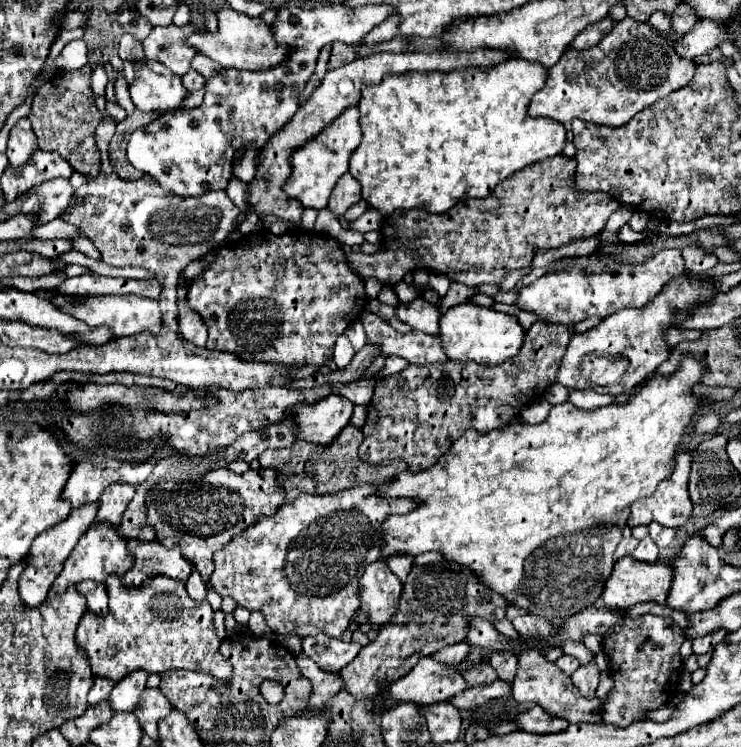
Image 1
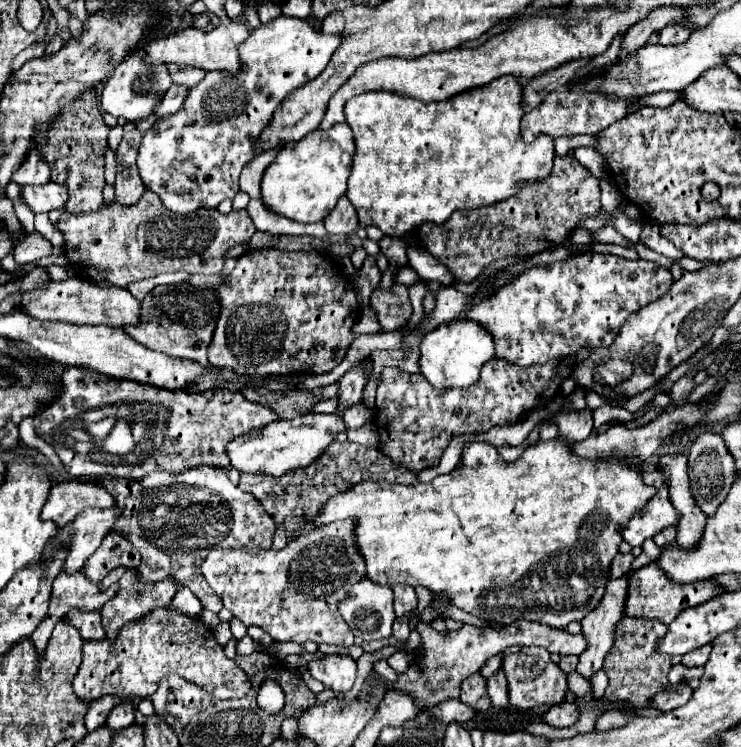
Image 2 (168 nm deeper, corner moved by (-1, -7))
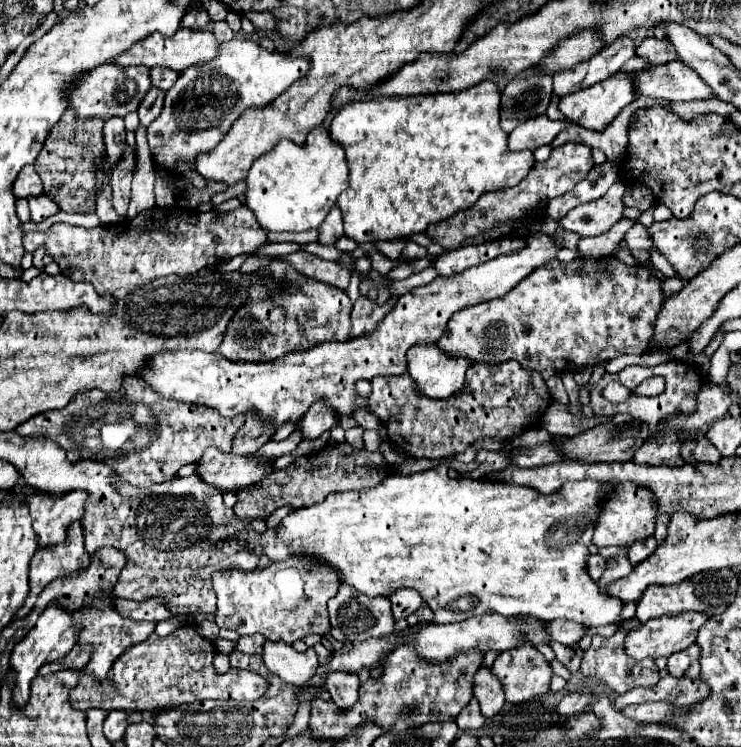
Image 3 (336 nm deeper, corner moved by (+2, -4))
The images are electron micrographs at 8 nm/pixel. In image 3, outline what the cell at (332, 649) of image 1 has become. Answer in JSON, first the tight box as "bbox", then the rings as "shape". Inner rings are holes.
{"bbox":[325,673,359,709],"shape":[[[329,673],[325,675],[325,689],[331,693],[331,699],[339,709],[349,709],[357,701],[359,677],[357,673]]]}

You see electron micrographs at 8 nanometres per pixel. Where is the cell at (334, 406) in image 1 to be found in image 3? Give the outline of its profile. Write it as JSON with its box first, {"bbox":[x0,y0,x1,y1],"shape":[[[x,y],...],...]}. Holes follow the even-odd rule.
{"bbox":[197,447,273,491],"shape":[[[211,447],[203,453],[197,473],[207,481],[217,485],[221,491],[237,491],[243,485],[263,481],[273,473],[273,457],[263,455],[235,455]]]}

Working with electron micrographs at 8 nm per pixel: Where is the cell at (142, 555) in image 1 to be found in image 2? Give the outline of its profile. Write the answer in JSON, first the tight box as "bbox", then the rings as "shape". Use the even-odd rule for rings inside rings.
{"bbox":[100,568,178,642],"shape":[[[116,568],[116,572],[110,572],[104,580],[102,580],[102,588],[108,588],[112,584],[118,584],[118,590],[116,590],[116,596],[112,600],[108,600],[102,610],[100,610],[100,616],[102,616],[102,626],[106,630],[106,640],[114,642],[120,628],[126,624],[126,622],[132,622],[132,620],[140,620],[144,618],[146,614],[150,614],[152,610],[156,608],[166,608],[170,606],[176,590],[178,590],[178,584],[174,580],[162,580],[160,584],[156,584],[156,588],[152,588],[152,592],[144,590],[144,592],[138,592],[140,588],[140,580],[136,580],[136,570],[132,568]]]}

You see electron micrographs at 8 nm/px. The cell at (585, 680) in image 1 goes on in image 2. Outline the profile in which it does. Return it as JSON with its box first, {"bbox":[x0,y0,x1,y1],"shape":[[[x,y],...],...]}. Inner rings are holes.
{"bbox":[576,574,628,678],"shape":[[[624,574],[618,580],[610,580],[596,612],[590,612],[580,622],[588,648],[580,654],[580,664],[576,672],[580,672],[584,678],[590,678],[594,672],[602,668],[604,656],[614,644],[616,624],[624,616],[626,594],[628,594],[628,574]]]}

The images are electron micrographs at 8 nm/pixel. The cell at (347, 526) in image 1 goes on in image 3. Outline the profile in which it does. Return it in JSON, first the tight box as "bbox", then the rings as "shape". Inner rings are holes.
{"bbox":[211,557,341,643],"shape":[[[289,557],[289,561],[269,563],[265,569],[219,569],[211,583],[217,593],[215,623],[219,627],[233,629],[239,635],[261,633],[269,641],[293,643],[311,633],[327,635],[331,631],[327,601],[337,593],[341,577],[325,565],[317,565],[313,557]]]}

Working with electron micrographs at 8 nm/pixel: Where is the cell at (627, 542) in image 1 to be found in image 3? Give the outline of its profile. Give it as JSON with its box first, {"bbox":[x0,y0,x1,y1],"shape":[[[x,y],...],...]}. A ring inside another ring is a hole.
{"bbox":[587,553,607,581],"shape":[[[599,553],[597,555],[591,555],[589,557],[589,561],[587,561],[587,567],[589,567],[589,575],[591,575],[591,579],[595,579],[595,581],[599,581],[599,577],[603,575],[603,571],[607,569],[607,559],[605,557],[601,557]]]}

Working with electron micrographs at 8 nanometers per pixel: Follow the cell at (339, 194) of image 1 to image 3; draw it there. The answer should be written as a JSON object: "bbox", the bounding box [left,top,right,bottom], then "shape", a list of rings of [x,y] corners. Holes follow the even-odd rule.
{"bbox":[319,205,343,245],"shape":[[[335,205],[319,227],[319,243],[321,245],[333,245],[341,235],[343,235],[341,209],[337,209],[337,205]]]}

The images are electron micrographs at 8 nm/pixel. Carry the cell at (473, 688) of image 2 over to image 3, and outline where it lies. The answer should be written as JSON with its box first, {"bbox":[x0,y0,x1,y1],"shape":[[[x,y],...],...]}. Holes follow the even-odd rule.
{"bbox":[457,701,485,729],"shape":[[[471,701],[459,715],[457,715],[457,725],[459,729],[477,729],[483,727],[485,719],[481,717],[481,711],[477,709],[477,701]]]}

